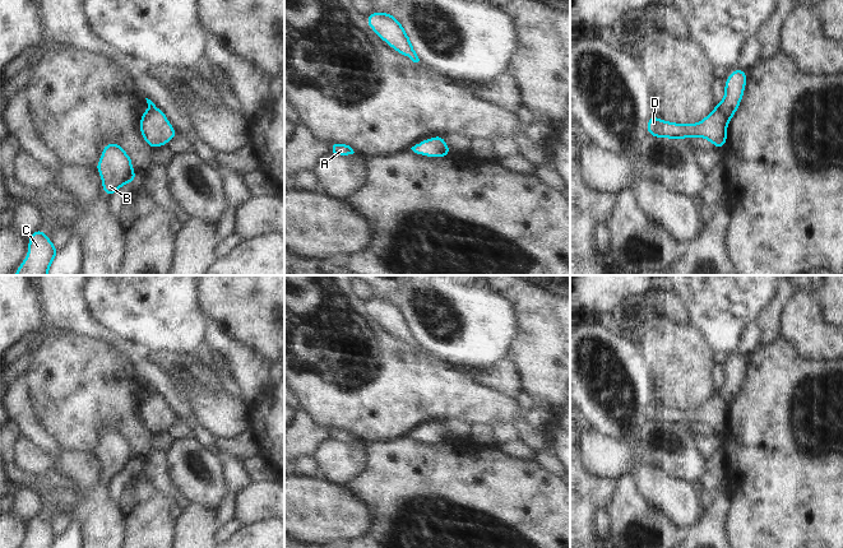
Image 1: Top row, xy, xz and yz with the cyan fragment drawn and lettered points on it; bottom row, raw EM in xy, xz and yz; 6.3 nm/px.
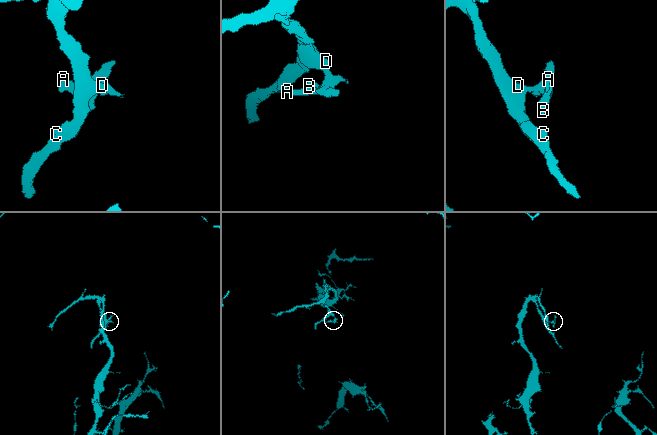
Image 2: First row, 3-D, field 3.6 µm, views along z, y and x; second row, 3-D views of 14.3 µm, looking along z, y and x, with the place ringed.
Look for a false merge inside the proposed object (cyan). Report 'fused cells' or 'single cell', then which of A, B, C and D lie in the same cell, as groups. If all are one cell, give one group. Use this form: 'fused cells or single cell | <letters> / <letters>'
fused cells | A B / C D

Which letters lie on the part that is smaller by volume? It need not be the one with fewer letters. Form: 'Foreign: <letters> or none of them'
Foreign: A, B

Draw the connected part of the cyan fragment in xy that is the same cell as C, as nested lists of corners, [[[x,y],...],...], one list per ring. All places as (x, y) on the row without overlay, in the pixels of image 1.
[[[37,514],[28,523],[28,539],[23,548],[52,548],[57,539],[59,535],[50,523],[41,514]]]

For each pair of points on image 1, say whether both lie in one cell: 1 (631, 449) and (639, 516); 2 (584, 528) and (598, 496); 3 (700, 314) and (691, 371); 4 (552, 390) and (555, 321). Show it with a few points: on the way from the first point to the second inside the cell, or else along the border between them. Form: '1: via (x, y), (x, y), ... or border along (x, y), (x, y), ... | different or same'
1: border along (634, 474), (626, 474), (616, 482) | different
2: via (584, 520), (584, 510), (591, 504) | same
3: border along (689, 319), (716, 352) | different
4: via (552, 374), (555, 338) | same

